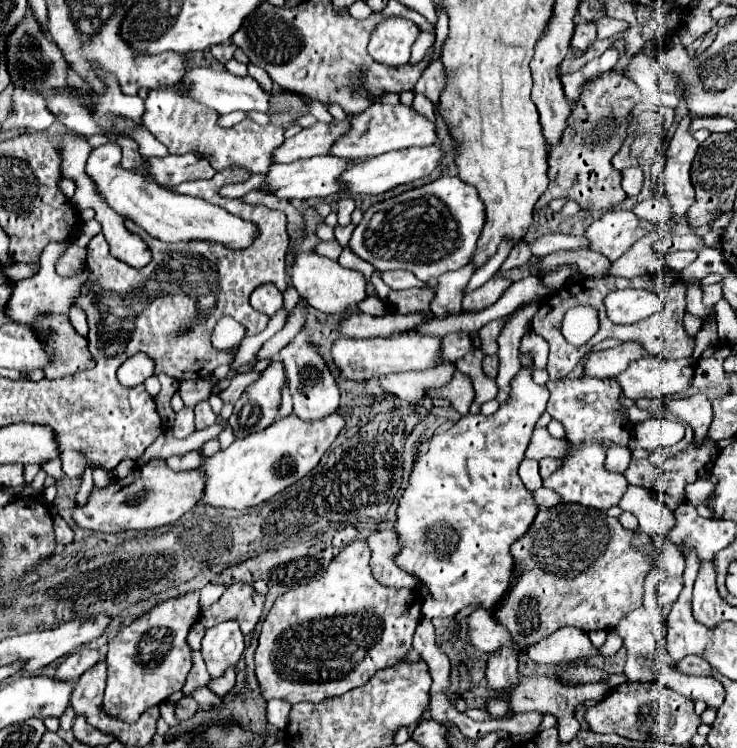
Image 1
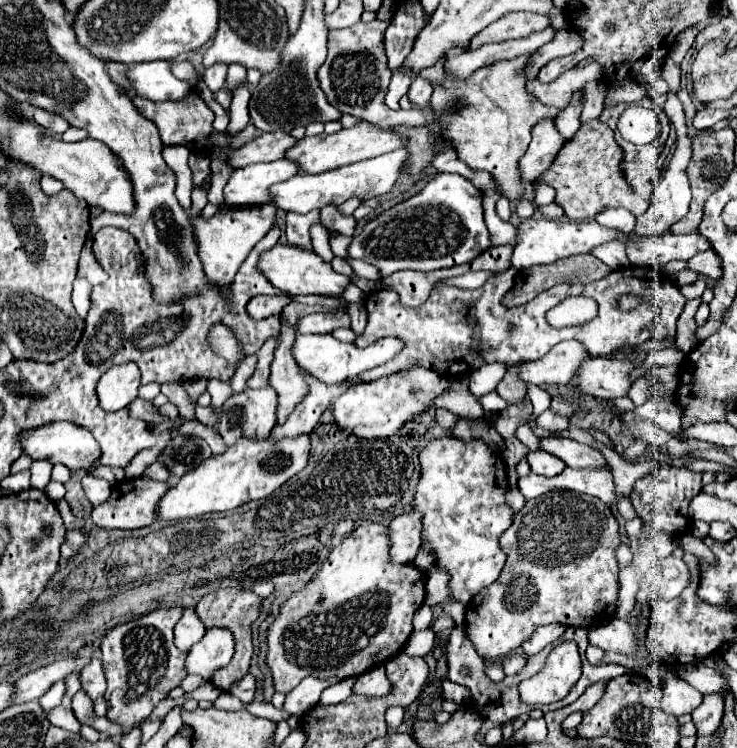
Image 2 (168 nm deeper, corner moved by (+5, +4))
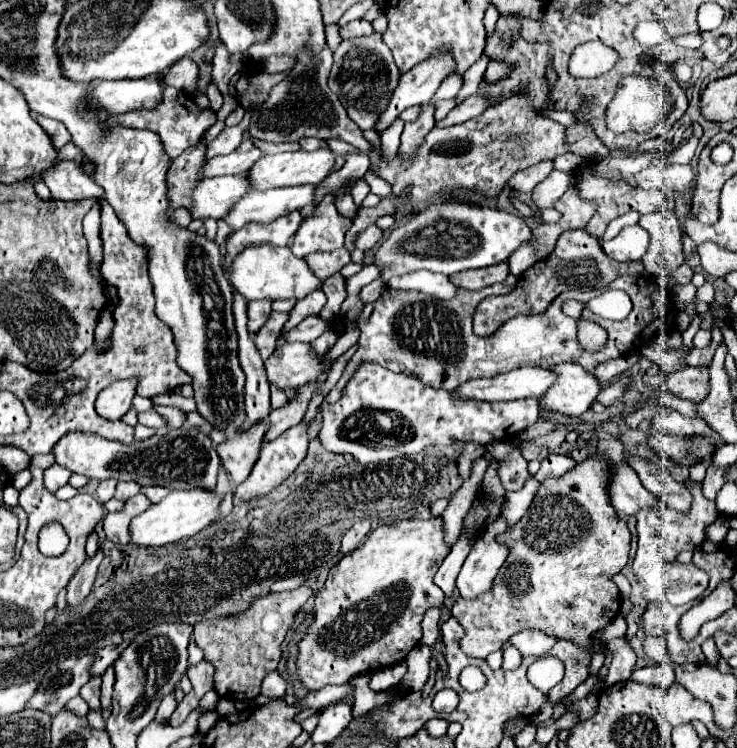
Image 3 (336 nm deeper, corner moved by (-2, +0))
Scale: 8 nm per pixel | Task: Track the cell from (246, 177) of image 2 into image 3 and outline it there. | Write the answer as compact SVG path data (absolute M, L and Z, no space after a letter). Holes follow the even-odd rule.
M244 173L236 175L236 177L212 177L212 179L202 179L190 199L192 205L188 207L190 217L192 219L220 219L224 215L224 209L228 209L228 205L234 205L236 201L240 201L240 197L244 193L248 193L248 181L244 181Z

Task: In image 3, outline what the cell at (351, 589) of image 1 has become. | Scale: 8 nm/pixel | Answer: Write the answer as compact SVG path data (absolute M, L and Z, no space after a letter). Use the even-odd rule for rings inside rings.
M430 517L382 525L374 529L354 553L344 555L328 571L324 587L316 593L314 621L308 635L298 645L298 675L302 685L308 689L342 685L354 675L380 671L404 661L410 649L422 639L420 621L424 611L430 607L440 607L444 601L444 593L434 583L434 575L448 553L450 547L444 541L444 521L442 517Z

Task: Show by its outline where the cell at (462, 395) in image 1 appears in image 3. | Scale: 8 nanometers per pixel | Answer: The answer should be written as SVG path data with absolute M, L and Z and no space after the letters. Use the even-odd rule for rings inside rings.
M482 457L482 459L478 459L474 463L470 479L466 483L462 483L462 487L454 493L454 497L450 499L446 511L442 513L446 544L450 548L452 547L452 543L460 537L460 531L462 531L460 521L464 519L464 513L468 513L468 509L472 507L472 501L480 493L480 485L482 485L482 477L486 473L486 467L488 467L488 459L486 457Z

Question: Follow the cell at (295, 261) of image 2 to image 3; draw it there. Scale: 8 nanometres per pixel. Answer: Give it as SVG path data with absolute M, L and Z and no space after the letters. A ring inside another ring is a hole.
M248 247L240 251L230 265L222 267L232 289L246 299L304 299L320 287L320 281L310 273L308 265L304 265L304 259L296 257L288 247Z

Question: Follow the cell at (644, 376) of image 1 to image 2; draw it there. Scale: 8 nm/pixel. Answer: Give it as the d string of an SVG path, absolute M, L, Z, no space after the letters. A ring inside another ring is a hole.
M591 357L579 369L577 389L583 395L595 399L615 399L627 397L633 381L631 371L635 369L629 359L611 359L611 357Z

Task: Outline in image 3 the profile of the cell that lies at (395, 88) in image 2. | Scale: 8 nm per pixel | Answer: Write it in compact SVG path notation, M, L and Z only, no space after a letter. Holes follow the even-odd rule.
M396 119L396 121L380 135L380 141L382 141L382 145L384 145L384 155L386 155L386 157L394 157L394 153L398 151L402 129L404 129L404 123L402 123L400 119Z

